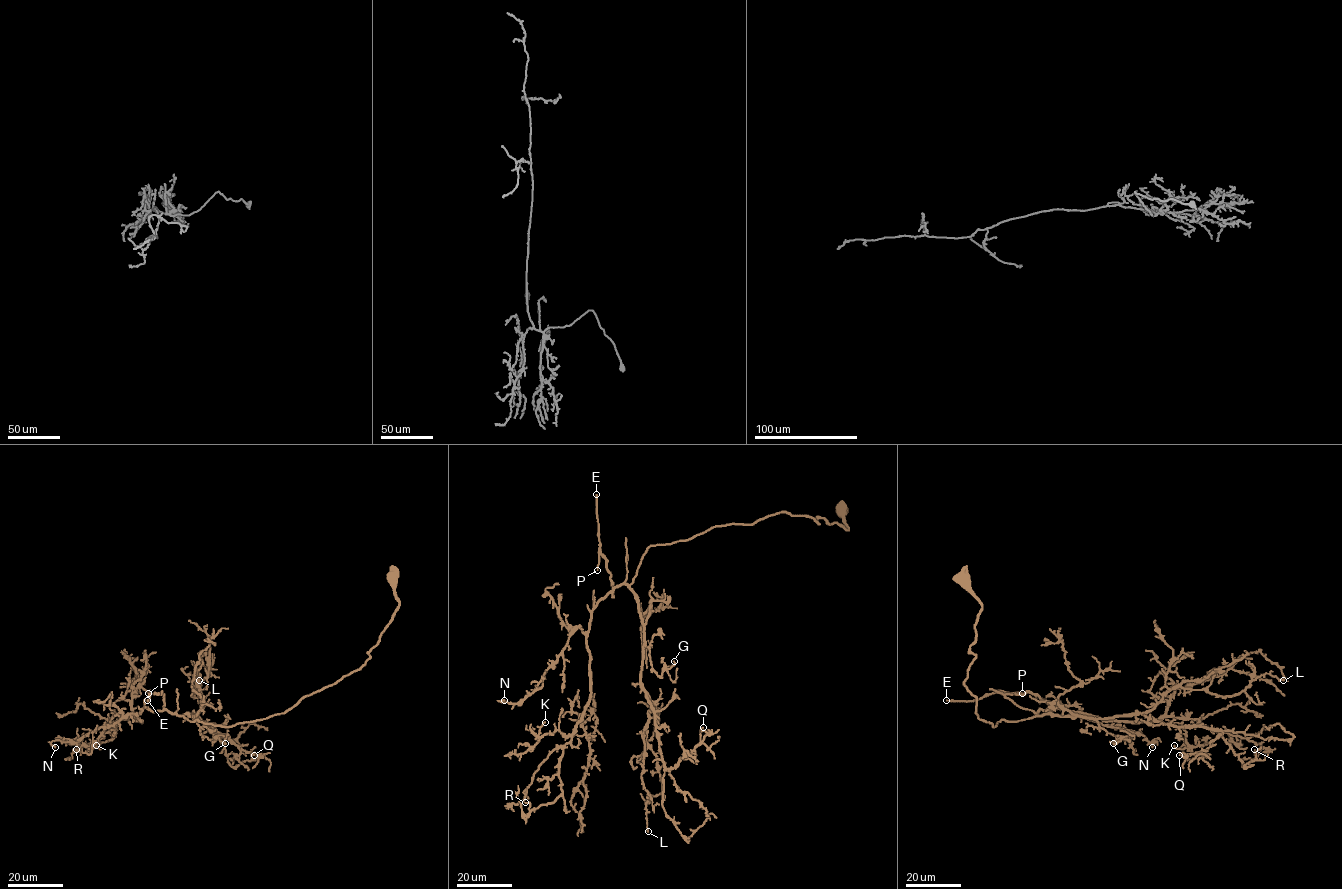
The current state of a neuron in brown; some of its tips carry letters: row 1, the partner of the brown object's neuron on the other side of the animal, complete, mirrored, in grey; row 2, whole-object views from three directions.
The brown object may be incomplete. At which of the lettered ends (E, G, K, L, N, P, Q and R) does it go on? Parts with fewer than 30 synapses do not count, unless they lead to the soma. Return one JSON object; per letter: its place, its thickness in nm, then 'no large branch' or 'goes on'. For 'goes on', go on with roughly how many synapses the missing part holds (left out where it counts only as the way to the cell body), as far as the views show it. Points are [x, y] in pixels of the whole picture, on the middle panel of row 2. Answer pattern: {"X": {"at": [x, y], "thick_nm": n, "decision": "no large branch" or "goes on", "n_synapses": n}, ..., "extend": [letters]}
{"E": {"at": [596, 494], "thick_nm": 180, "decision": "goes on", "n_synapses": 190}, "G": {"at": [674, 661], "thick_nm": 110, "decision": "no large branch"}, "K": {"at": [545, 722], "thick_nm": 120, "decision": "no large branch"}, "L": {"at": [648, 831], "thick_nm": 180, "decision": "no large branch"}, "N": {"at": [504, 700], "thick_nm": 130, "decision": "no large branch"}, "P": {"at": [597, 570], "thick_nm": 130, "decision": "goes on", "n_synapses": 60}, "Q": {"at": [703, 727], "thick_nm": 140, "decision": "no large branch"}, "R": {"at": [525, 802], "thick_nm": 130, "decision": "no large branch"}, "extend": ["E", "P"]}

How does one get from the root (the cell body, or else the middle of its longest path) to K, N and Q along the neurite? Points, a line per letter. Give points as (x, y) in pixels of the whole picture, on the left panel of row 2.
K: (393, 576), (398, 608), (370, 657), (284, 713), (222, 727), (144, 707), (141, 721), (115, 715), (96, 745)
N: (393, 576), (398, 608), (370, 657), (284, 713), (222, 727), (144, 707), (76, 742), (53, 740), (55, 747)
Q: (393, 576), (398, 608), (358, 669), (266, 718), (222, 727), (181, 716), (195, 718), (194, 713), (254, 755)

